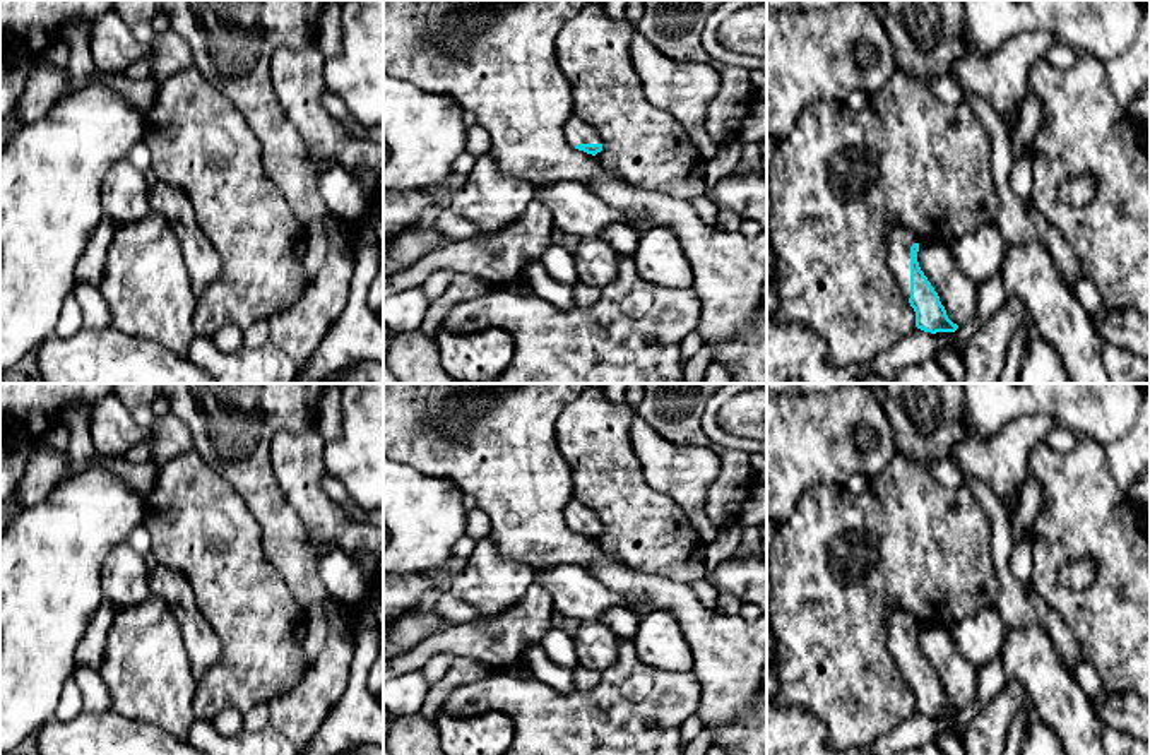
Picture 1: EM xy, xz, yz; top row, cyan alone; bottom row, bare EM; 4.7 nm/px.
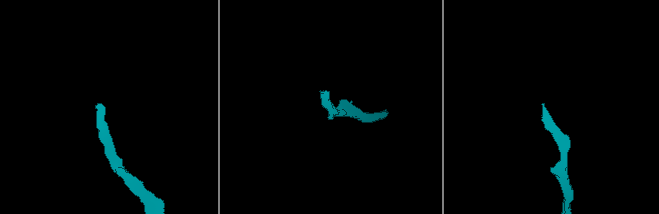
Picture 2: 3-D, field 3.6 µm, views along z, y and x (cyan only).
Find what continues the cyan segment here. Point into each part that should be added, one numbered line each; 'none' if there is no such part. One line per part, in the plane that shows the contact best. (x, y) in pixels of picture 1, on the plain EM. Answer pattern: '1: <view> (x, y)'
1: yz (901, 622)

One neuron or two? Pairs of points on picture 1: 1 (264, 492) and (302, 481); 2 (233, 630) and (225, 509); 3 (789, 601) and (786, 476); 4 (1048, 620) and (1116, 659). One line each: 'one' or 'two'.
1: two
2: one
3: two
4: two

